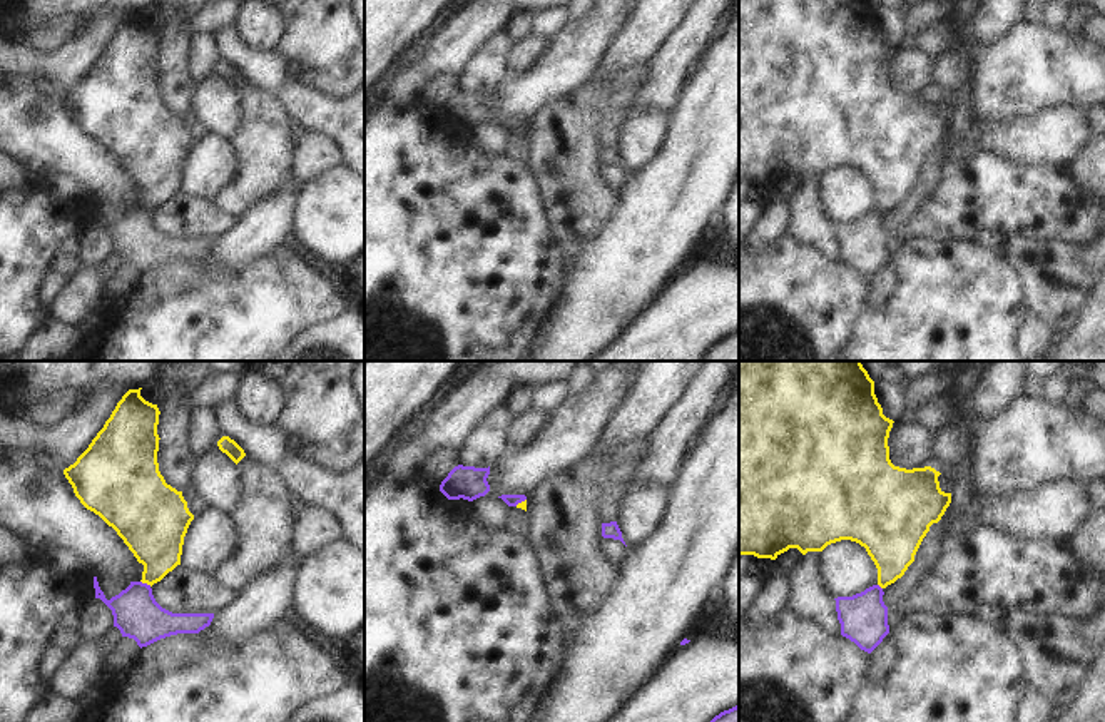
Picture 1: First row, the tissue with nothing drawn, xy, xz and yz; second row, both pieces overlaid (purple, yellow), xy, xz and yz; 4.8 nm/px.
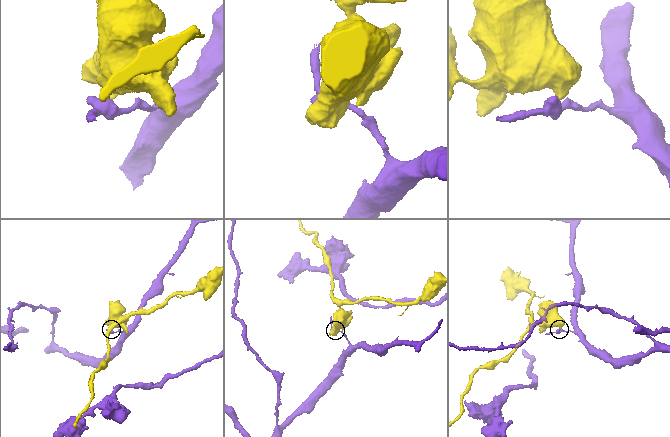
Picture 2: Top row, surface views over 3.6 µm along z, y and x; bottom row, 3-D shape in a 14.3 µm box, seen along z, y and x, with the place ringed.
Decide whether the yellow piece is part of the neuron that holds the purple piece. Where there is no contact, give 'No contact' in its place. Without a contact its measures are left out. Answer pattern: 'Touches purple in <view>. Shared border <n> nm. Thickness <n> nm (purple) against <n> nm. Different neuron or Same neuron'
Touches purple in xy. Shared border 60 nm. Thickness 220 nm (purple) against 280 nm. Different neuron

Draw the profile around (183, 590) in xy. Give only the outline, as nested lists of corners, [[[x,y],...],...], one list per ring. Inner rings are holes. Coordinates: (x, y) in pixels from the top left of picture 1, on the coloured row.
[[[177,565],[154,583],[155,602],[172,613],[219,613],[237,593],[219,583],[211,573]]]

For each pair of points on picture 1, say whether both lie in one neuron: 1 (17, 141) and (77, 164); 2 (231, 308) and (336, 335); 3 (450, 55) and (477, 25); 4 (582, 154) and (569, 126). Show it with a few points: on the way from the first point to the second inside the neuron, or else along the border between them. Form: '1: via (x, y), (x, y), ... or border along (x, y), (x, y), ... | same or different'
1: via (32, 141), (52, 141), (62, 149) | same
2: border along (345, 310), (300, 331), (286, 343) | different
3: via (453, 49), (470, 32) | same
4: via (575, 147), (569, 141), (569, 132) | same

